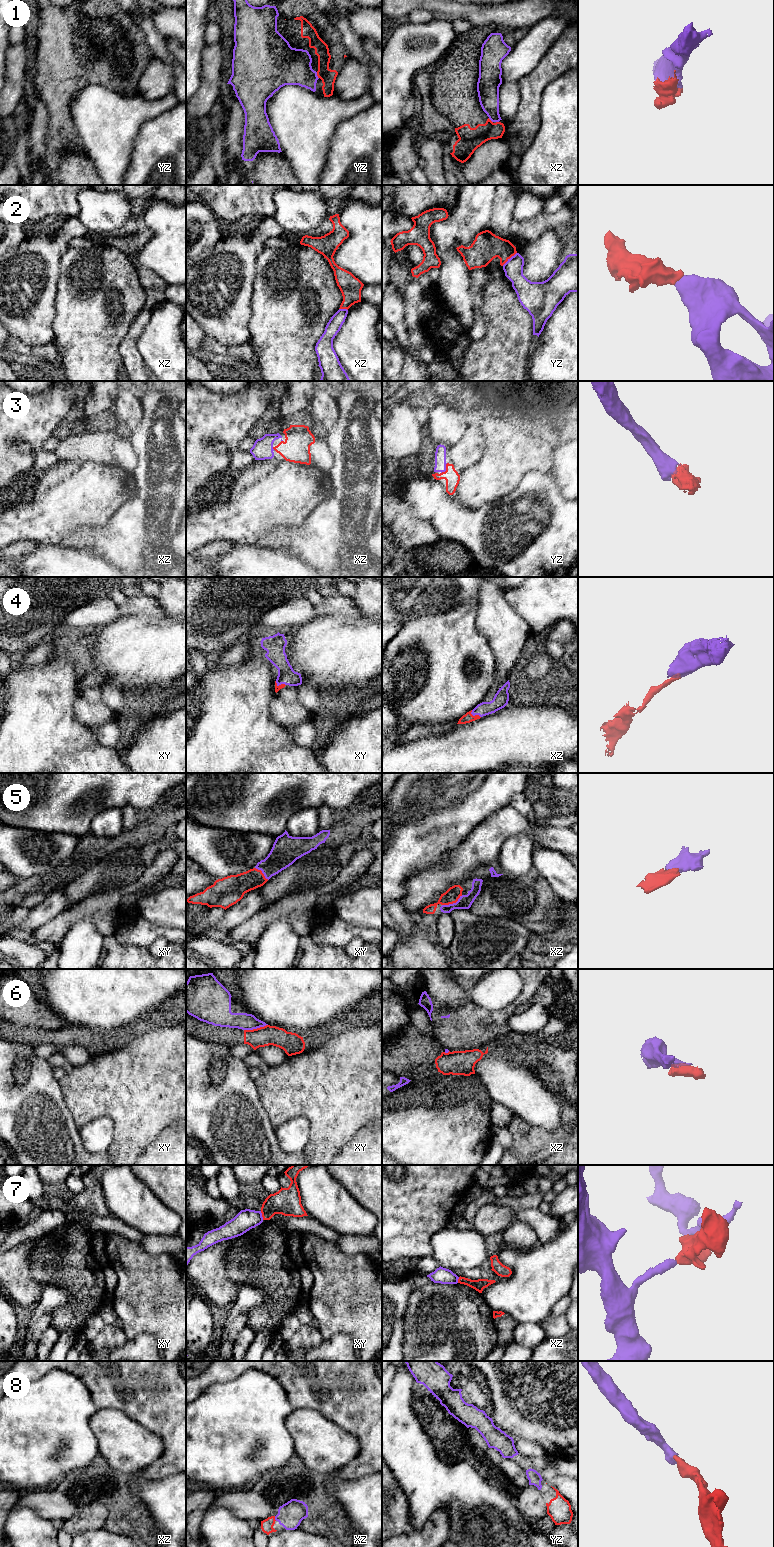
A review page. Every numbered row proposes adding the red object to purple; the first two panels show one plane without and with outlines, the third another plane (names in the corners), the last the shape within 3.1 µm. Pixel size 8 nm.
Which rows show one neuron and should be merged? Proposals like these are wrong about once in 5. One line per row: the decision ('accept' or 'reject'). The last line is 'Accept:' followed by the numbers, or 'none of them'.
1: accept
2: accept
3: accept
4: accept
5: accept
6: reject
7: reject
8: accept
Accept: 1, 2, 3, 4, 5, 8

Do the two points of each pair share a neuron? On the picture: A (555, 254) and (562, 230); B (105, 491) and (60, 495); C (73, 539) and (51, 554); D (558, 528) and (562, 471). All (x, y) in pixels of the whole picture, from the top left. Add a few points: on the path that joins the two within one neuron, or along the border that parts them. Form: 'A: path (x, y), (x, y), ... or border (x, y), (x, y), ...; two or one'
A: border (535, 238), (547, 229), (552, 229), (567, 248); two
B: path (94, 492), (92, 494), (71, 495); one
C: border (39, 543), (53, 543), (68, 548); two
D: border (556, 483), (560, 493), (567, 500); two

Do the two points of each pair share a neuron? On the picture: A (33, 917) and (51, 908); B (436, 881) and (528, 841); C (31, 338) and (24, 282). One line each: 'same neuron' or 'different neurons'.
A: same neuron
B: different neurons
C: same neuron

